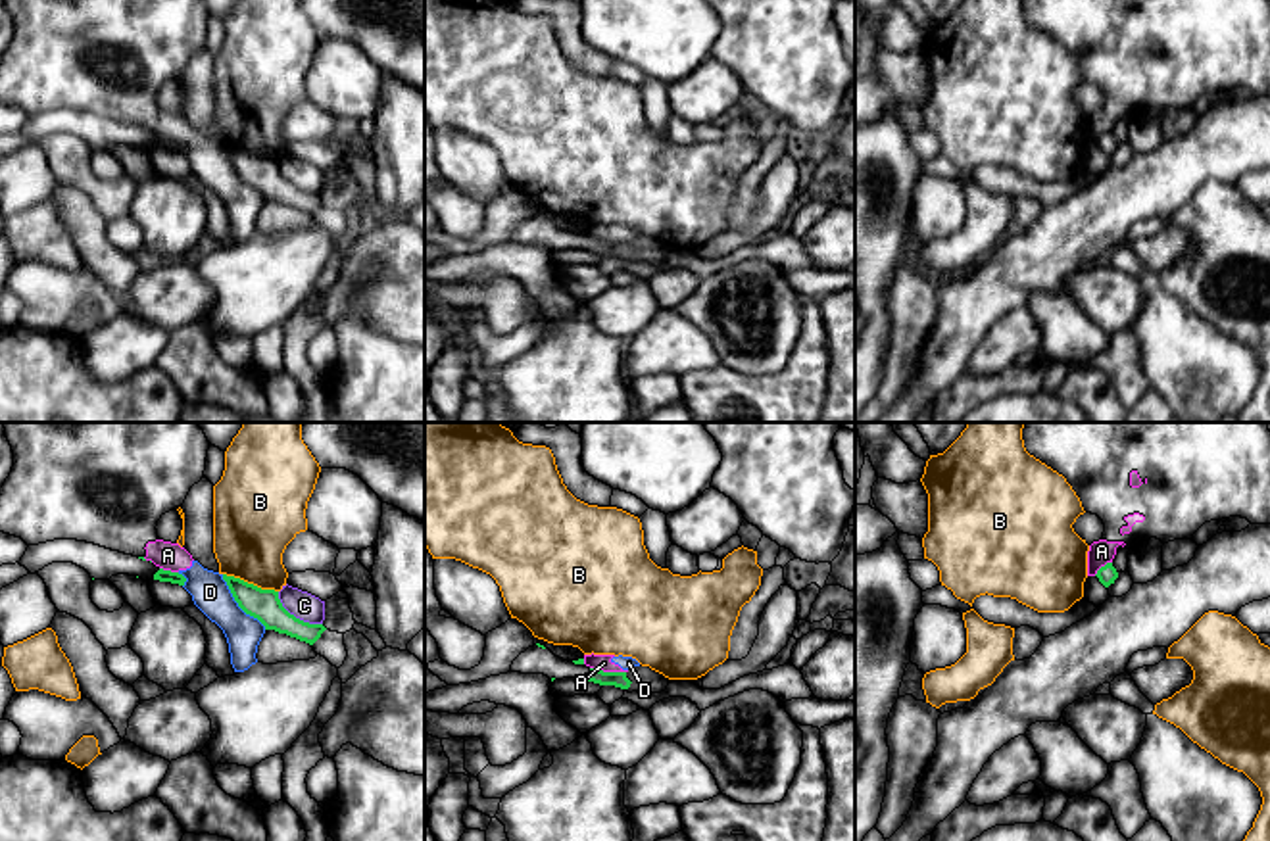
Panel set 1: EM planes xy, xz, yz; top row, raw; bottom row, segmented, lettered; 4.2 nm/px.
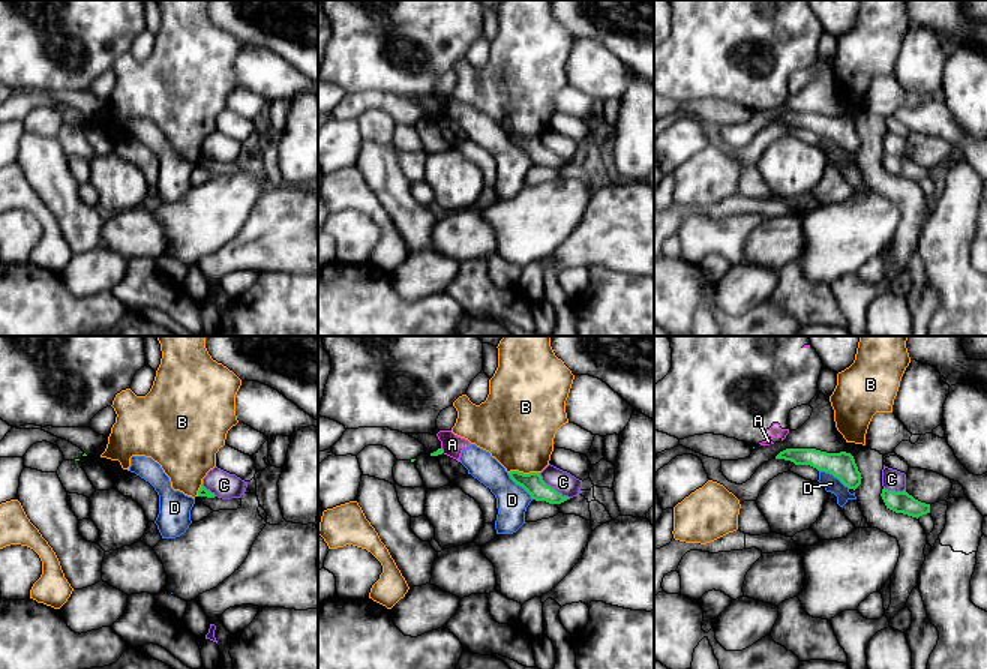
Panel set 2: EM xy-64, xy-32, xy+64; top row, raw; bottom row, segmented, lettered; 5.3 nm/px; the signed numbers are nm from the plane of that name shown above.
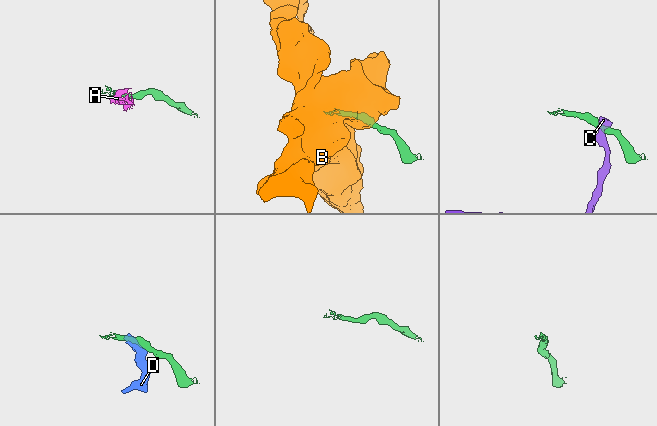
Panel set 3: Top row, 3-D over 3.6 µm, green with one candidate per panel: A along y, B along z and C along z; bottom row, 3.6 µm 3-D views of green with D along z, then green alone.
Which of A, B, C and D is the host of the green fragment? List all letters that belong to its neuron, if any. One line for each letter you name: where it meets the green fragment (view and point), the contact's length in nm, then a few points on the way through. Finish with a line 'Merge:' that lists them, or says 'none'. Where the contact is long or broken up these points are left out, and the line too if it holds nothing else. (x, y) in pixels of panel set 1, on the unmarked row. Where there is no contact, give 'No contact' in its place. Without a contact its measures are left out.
Merge: none

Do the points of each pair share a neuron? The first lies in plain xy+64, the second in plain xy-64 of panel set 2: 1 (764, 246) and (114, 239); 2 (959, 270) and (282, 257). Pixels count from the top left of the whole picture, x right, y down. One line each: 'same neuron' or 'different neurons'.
1: same neuron
2: different neurons

